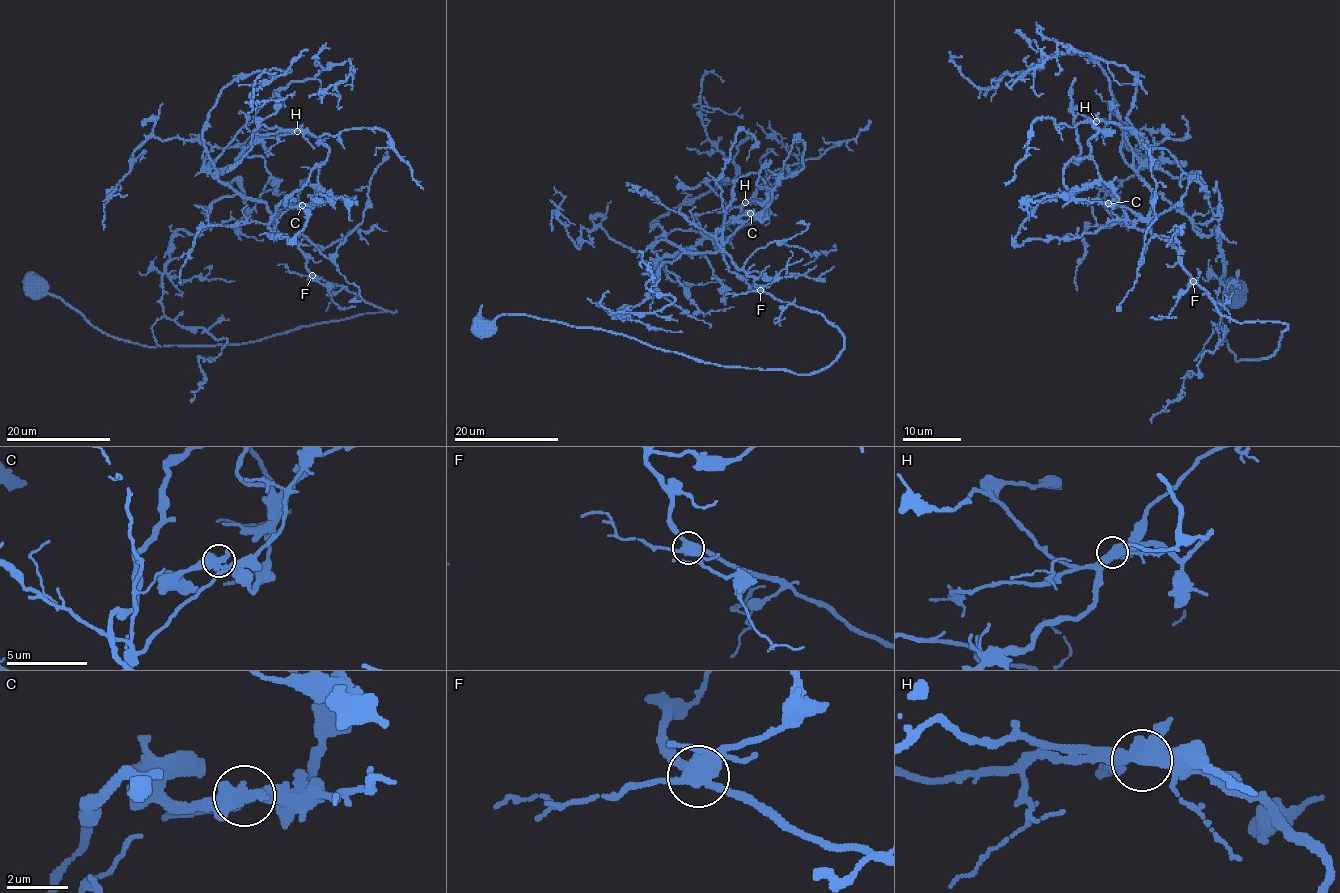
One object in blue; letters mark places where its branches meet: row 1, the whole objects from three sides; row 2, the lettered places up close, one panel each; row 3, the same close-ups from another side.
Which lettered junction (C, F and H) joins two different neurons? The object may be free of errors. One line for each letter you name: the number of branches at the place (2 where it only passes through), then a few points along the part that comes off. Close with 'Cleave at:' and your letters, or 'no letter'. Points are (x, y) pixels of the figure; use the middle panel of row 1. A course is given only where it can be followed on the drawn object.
H: 4 branches meet; foreign part runs (745, 202), (778, 169), (818, 159), (835, 145), (854, 139), (871, 121)
Cleave at: H

